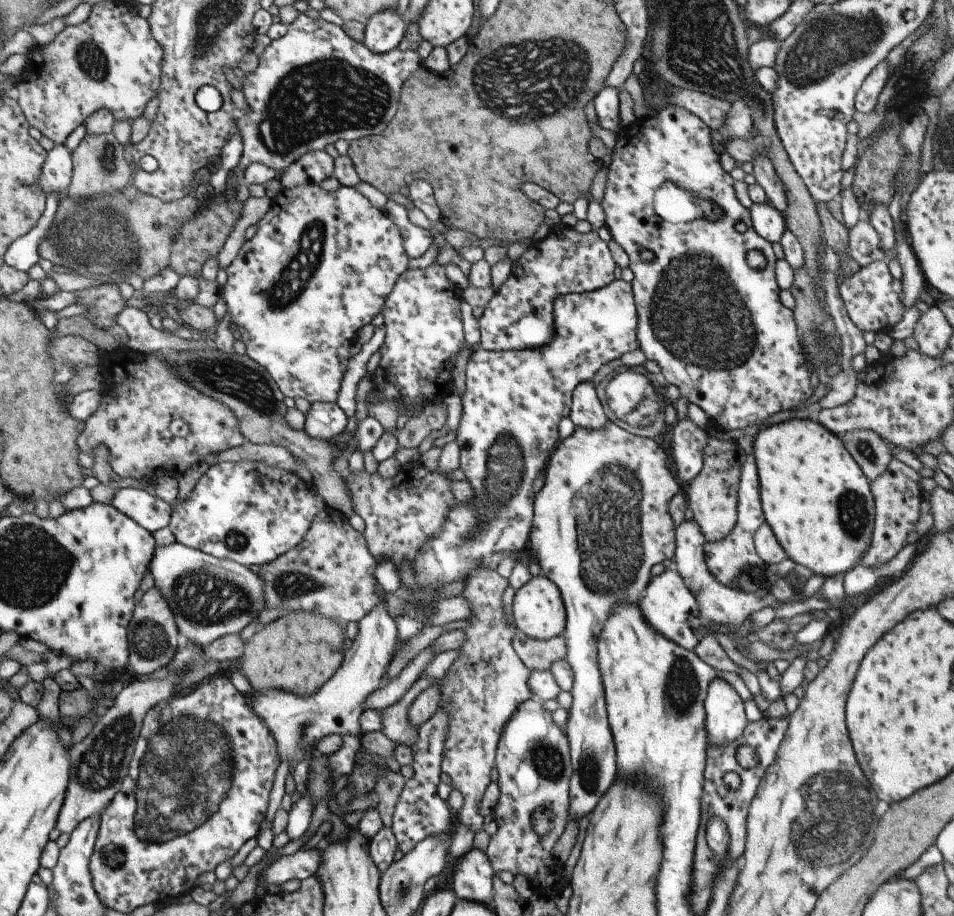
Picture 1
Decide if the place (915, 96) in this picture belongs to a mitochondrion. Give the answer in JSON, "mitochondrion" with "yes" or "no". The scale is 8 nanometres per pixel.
{"mitochondrion":"no"}

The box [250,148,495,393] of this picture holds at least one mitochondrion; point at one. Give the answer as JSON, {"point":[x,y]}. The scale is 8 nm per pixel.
{"point":[294,279]}

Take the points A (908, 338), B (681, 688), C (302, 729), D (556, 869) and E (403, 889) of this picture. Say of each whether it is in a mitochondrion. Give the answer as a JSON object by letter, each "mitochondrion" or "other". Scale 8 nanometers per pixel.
{"A":"other","B":"mitochondrion","C":"mitochondrion","D":"other","E":"mitochondrion"}

